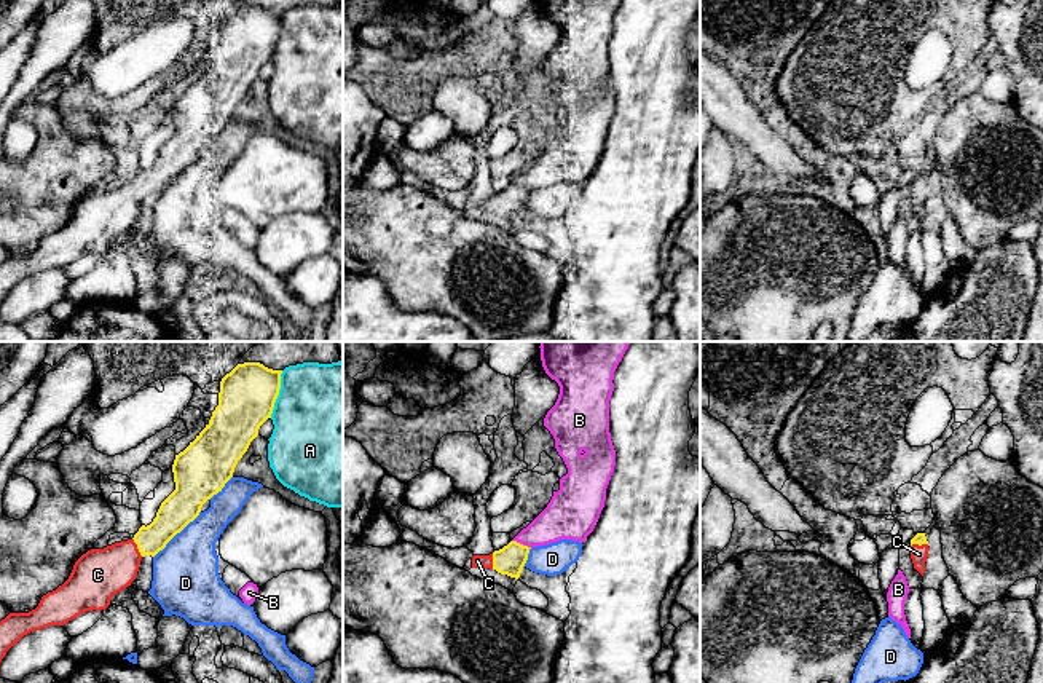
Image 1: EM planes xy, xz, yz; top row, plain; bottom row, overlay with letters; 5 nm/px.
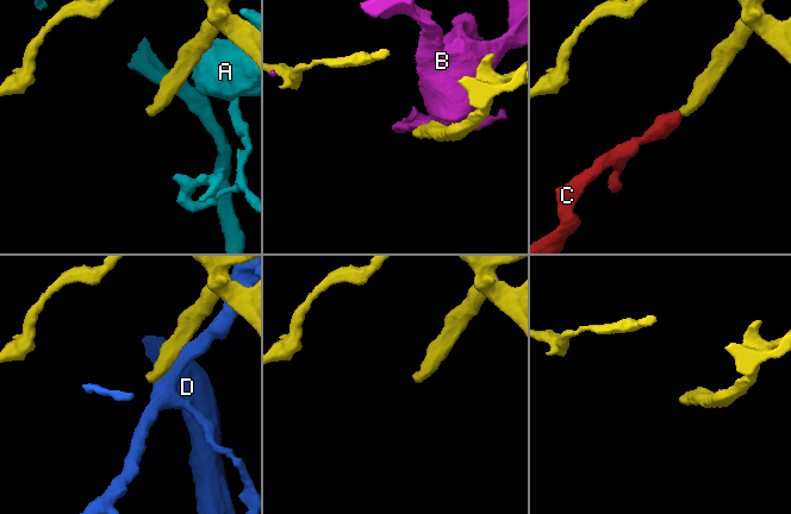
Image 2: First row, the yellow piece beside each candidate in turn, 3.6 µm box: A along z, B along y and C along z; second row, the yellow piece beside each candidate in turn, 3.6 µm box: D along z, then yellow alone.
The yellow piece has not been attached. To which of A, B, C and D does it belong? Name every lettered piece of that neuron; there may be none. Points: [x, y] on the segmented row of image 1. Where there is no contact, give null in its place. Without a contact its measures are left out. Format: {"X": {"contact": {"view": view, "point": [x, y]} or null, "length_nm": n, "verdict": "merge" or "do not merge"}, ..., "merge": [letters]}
{"A": {"contact": {"view": "xy", "point": [278, 394]}, "length_nm": 240, "verdict": "do not merge"}, "B": {"contact": {"view": "xz", "point": [522, 544]}, "length_nm": 100, "verdict": "do not merge"}, "C": {"contact": {"view": "xy", "point": [137, 548]}, "length_nm": 110, "verdict": "merge"}, "D": {"contact": {"view": "xy", "point": [177, 532]}, "length_nm": 340, "verdict": "do not merge"}, "merge": ["C"]}

